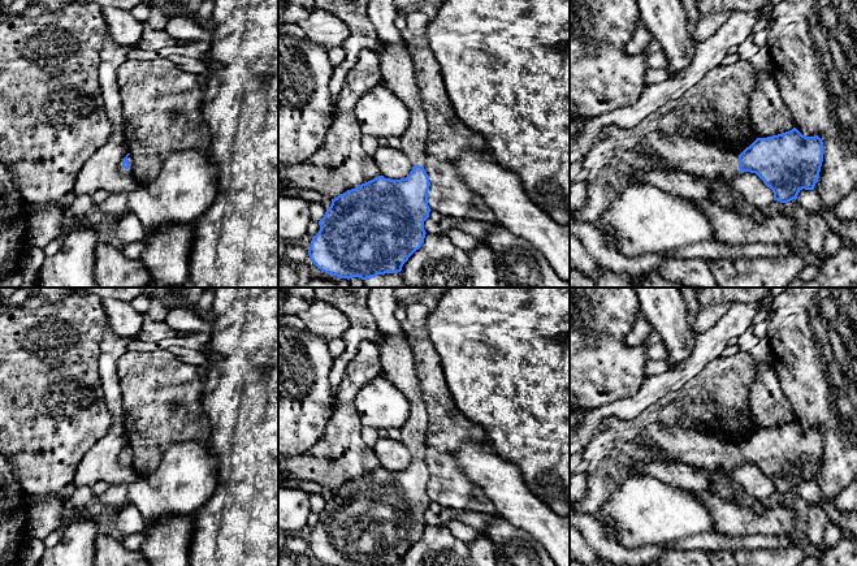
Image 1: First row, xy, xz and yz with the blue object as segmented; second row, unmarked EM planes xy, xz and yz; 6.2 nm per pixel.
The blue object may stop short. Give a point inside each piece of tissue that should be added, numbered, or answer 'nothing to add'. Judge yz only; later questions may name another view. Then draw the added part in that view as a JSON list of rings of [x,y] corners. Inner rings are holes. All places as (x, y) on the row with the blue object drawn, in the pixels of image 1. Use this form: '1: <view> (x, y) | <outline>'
1: yz (689, 155) | [[[653,131],[644,135],[629,150],[639,155],[653,154],[668,167],[706,178],[710,182],[732,185],[740,174],[740,154],[688,137],[670,137],[661,131]]]

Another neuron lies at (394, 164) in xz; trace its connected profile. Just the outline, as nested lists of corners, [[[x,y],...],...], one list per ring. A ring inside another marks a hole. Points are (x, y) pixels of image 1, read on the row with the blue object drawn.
[[[385,142],[372,155],[381,176],[390,180],[406,178],[412,170],[412,163],[399,148],[393,148]]]

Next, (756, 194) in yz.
[[[740,173],[732,187],[750,209],[766,211],[774,202],[772,190],[756,173]]]

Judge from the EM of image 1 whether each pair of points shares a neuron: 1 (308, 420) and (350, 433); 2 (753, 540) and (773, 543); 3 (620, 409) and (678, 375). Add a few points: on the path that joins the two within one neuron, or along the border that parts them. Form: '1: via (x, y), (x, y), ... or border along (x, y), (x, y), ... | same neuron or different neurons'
1: border along (333, 406), (325, 431), (307, 450) | different neurons
2: via (758, 541), (767, 541) | same neuron
3: via (635, 405), (663, 384) | same neuron

